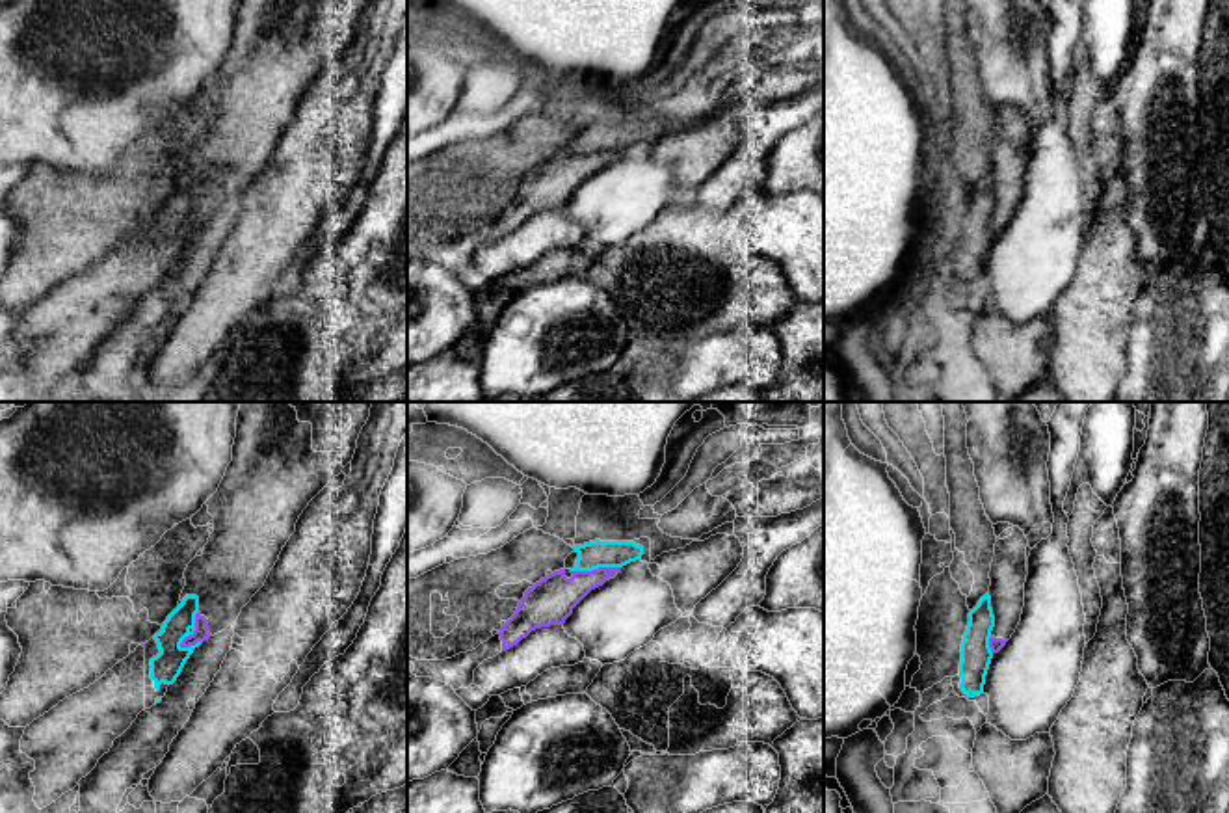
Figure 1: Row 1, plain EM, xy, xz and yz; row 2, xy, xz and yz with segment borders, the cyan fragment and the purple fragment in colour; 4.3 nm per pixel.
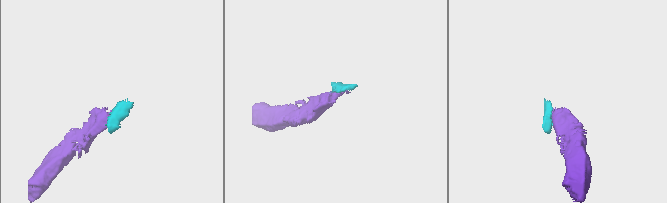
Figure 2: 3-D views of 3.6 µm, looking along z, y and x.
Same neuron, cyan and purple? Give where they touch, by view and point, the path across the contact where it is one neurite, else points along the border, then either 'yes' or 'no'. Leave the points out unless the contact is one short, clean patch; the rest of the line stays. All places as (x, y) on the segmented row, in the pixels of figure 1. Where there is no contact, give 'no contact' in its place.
contact xy (194, 629); border xy (198, 611), (194, 631), (183, 640), (181, 648); no

